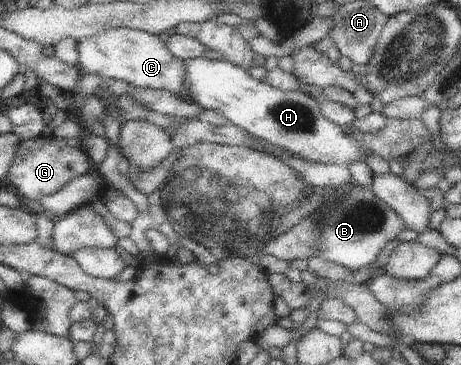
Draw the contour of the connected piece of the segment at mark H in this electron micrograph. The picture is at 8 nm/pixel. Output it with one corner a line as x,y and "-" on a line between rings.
188,58
185,64
185,92
204,110
224,115
228,122
251,136
305,160
321,164
365,161
372,153
364,152
350,135
324,115
318,101
302,90
282,91
248,75
245,68
232,62
209,58

